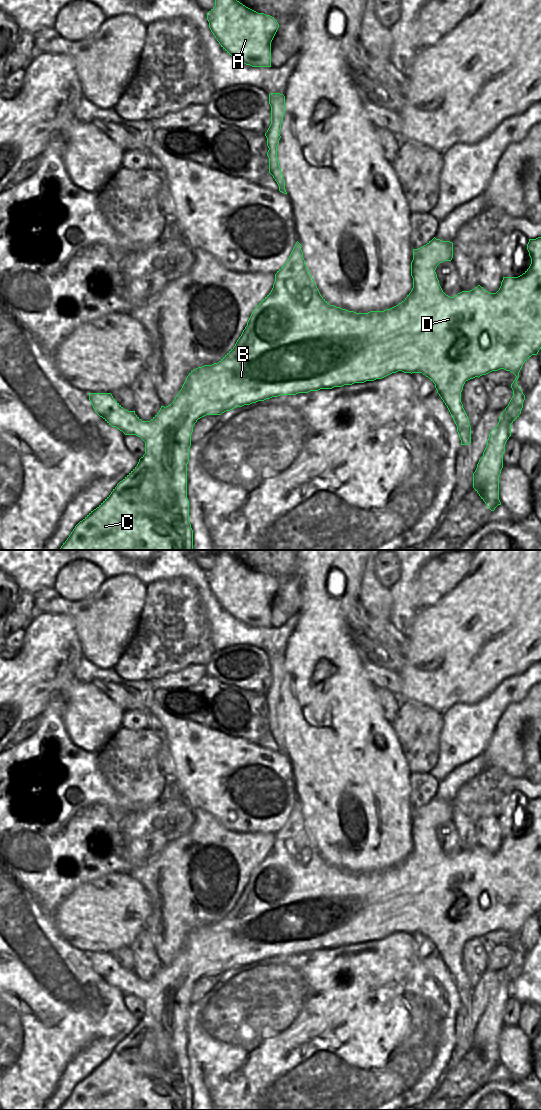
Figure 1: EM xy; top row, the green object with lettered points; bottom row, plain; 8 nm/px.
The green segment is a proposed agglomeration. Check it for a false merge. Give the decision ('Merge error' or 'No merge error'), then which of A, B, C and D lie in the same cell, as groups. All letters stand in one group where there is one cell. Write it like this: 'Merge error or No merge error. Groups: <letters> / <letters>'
No merge error. Groups: A B C D.

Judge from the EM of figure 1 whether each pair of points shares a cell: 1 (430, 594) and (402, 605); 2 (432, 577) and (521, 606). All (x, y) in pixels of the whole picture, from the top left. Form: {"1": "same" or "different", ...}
{"1": "different", "2": "different"}

